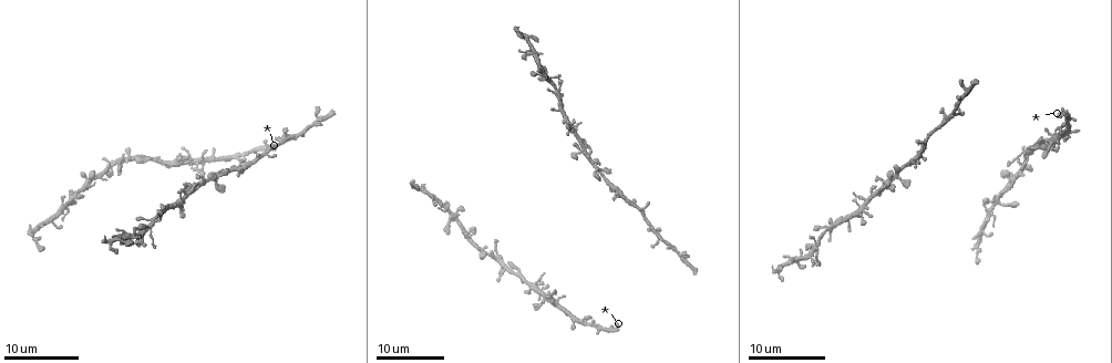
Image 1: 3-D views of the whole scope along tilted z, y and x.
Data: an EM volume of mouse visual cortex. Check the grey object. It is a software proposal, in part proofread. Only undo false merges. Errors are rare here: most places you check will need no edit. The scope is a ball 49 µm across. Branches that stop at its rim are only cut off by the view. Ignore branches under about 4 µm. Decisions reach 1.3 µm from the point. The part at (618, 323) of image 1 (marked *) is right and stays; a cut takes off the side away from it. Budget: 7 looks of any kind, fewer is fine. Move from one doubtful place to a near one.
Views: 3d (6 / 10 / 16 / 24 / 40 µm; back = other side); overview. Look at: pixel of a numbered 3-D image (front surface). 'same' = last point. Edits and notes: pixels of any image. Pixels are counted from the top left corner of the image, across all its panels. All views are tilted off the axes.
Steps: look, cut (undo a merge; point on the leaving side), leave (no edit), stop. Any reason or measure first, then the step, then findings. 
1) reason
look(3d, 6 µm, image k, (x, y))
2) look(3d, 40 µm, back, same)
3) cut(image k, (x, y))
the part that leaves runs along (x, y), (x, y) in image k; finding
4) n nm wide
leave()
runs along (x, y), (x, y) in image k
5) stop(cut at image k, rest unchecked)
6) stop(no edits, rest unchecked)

two arms in line, one across
look(3d, 24 µm, image 1, (659, 237))

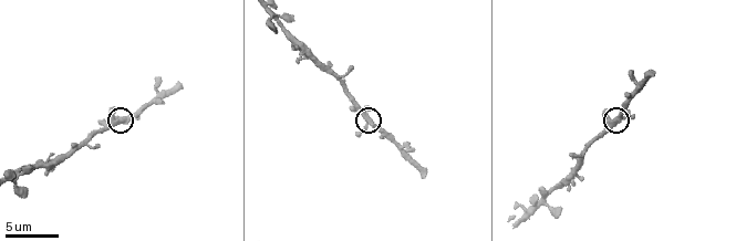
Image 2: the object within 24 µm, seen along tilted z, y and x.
look(3d, 10 µm, image 2, (369, 122))

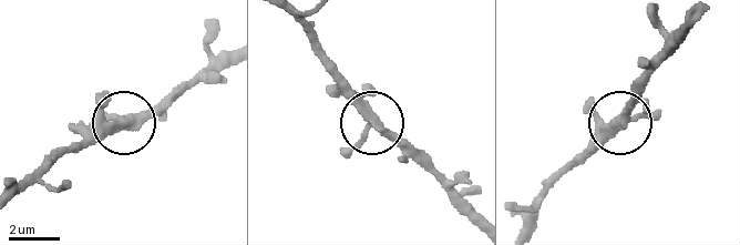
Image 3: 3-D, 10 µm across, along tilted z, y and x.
320 nm wide
leave()
one neuron here

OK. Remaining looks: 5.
four-way junction
look(3d, 10 µm, image 2, (278, 16))

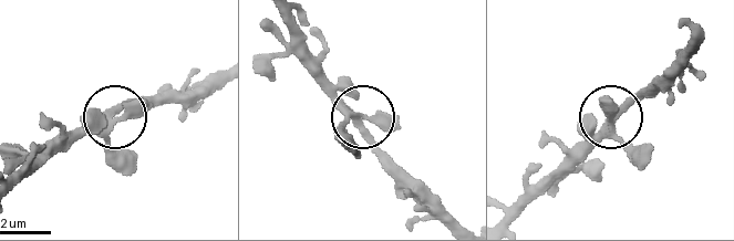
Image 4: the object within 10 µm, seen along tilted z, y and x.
look(3d, 6 µm, image 4, (112, 115))

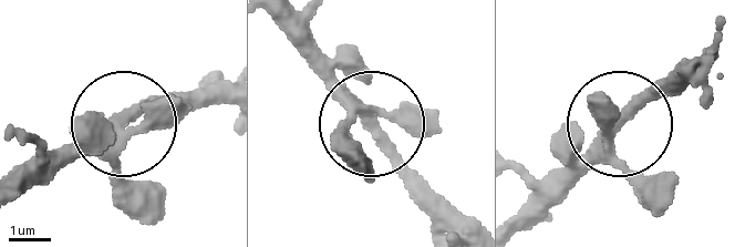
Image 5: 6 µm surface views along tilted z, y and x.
leave()
all the same neuron

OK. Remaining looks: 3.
four-way junction
look(3d, 16 µm, image 1, (1025, 156))

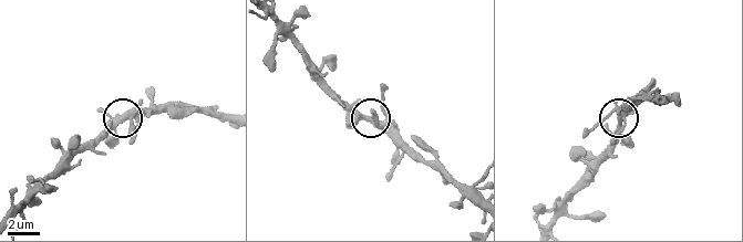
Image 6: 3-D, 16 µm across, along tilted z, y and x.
look(3d, 10 µm, image 6, (366, 117))

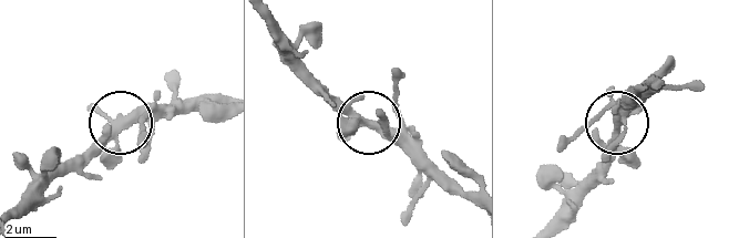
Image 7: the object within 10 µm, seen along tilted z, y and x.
300 nm wide
leave()
continuous, no second neuron

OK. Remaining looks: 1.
stop(no edits, rest unchecked)

